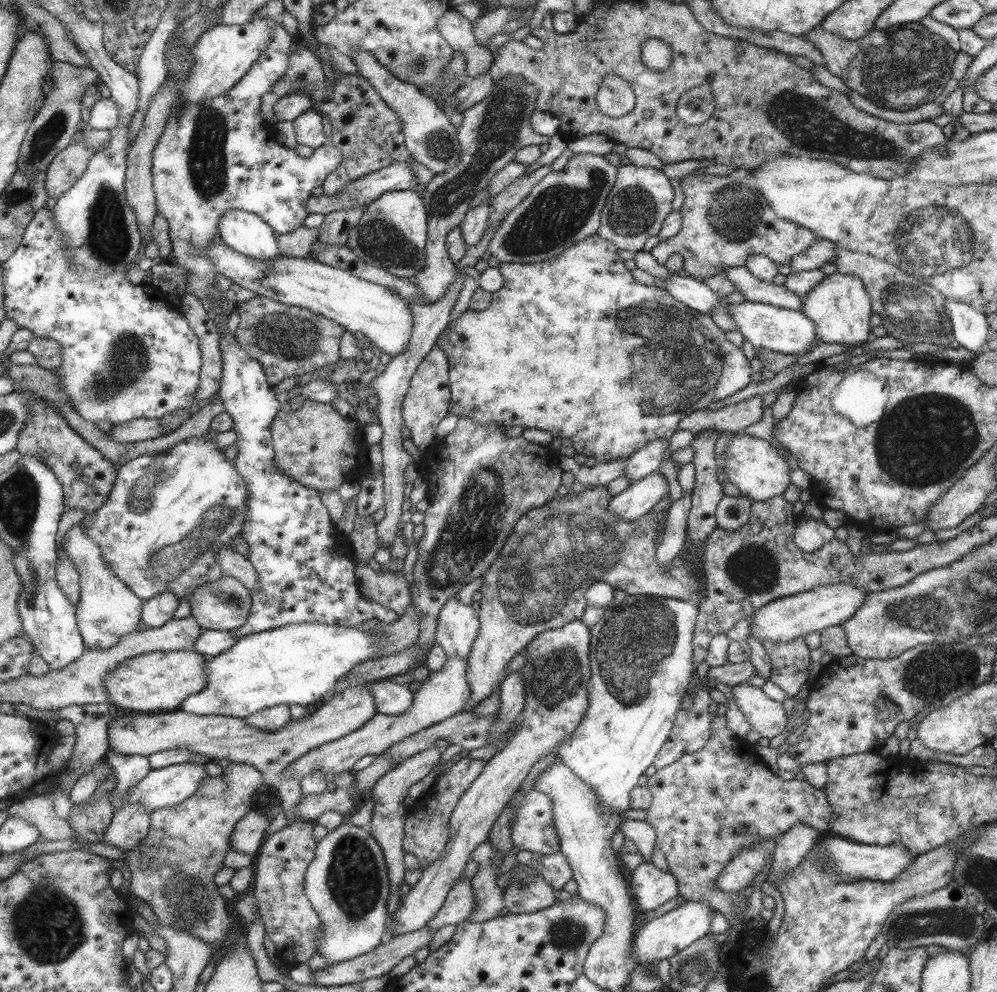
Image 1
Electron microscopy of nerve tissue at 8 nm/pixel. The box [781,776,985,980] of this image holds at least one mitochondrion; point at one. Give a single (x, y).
(952, 919)

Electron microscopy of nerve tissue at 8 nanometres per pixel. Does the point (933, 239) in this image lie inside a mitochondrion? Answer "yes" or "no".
yes

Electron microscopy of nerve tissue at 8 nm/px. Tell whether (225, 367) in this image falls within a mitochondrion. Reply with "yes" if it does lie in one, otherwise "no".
no

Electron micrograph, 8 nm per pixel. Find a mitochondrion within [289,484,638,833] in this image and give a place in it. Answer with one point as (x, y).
(542, 574)

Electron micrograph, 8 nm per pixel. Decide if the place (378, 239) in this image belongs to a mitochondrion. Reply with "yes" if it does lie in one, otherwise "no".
yes

